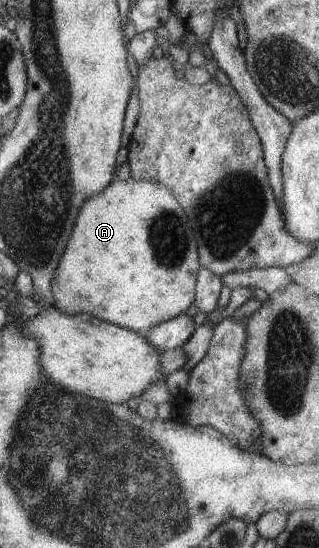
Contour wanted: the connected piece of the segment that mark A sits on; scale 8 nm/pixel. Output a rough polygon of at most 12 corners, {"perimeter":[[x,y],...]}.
{"perimeter":[[115,179],[79,207],[55,308],[143,333],[193,304],[171,190]]}

